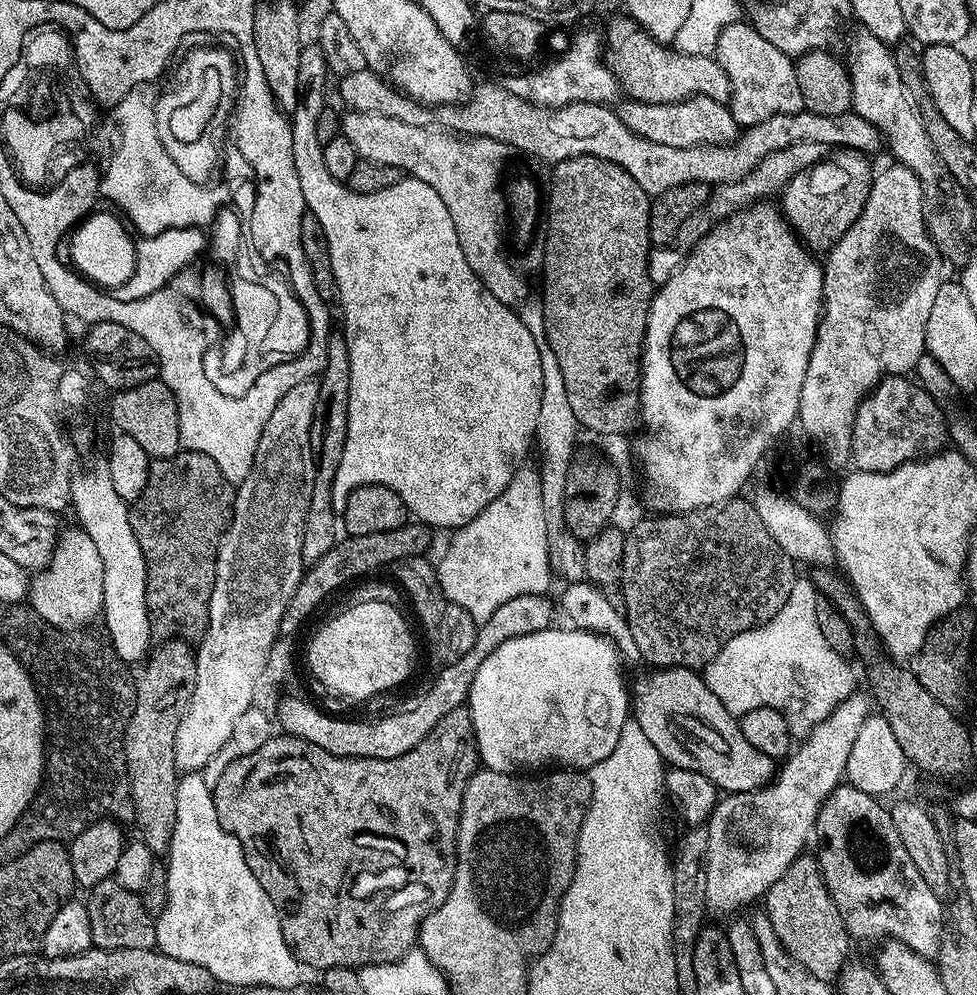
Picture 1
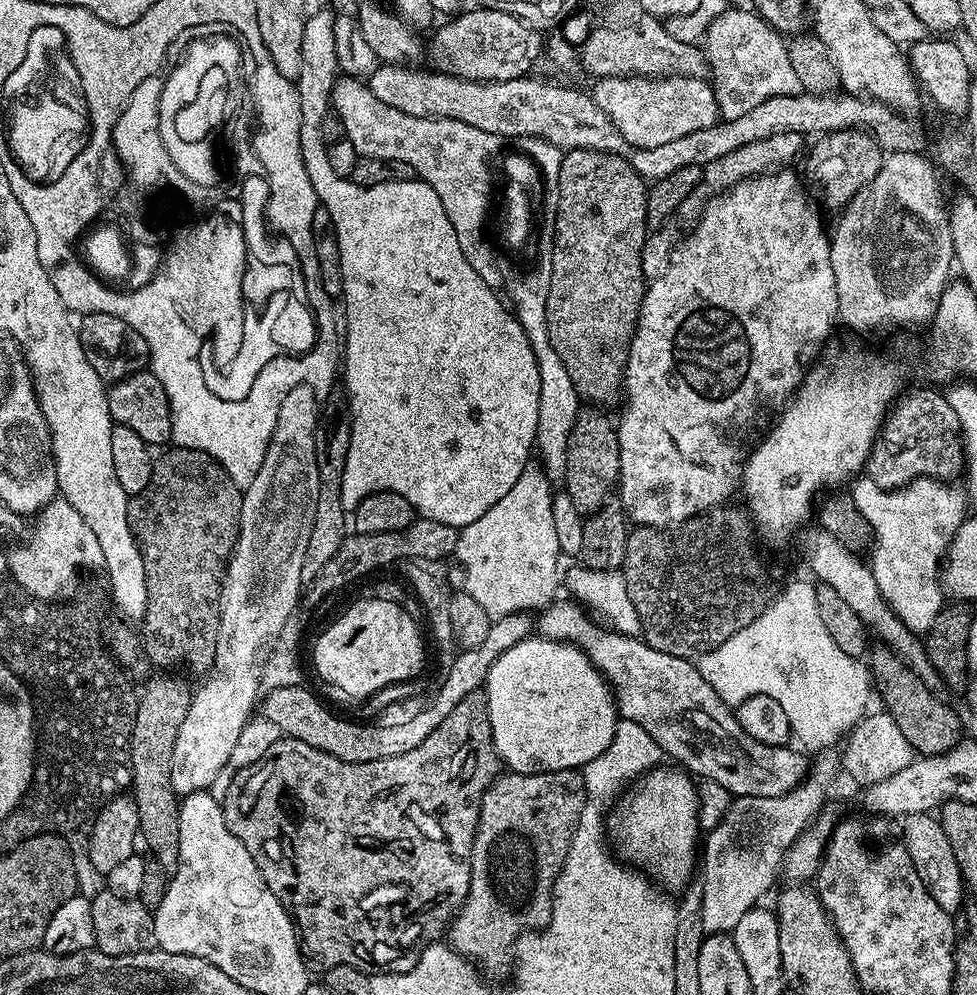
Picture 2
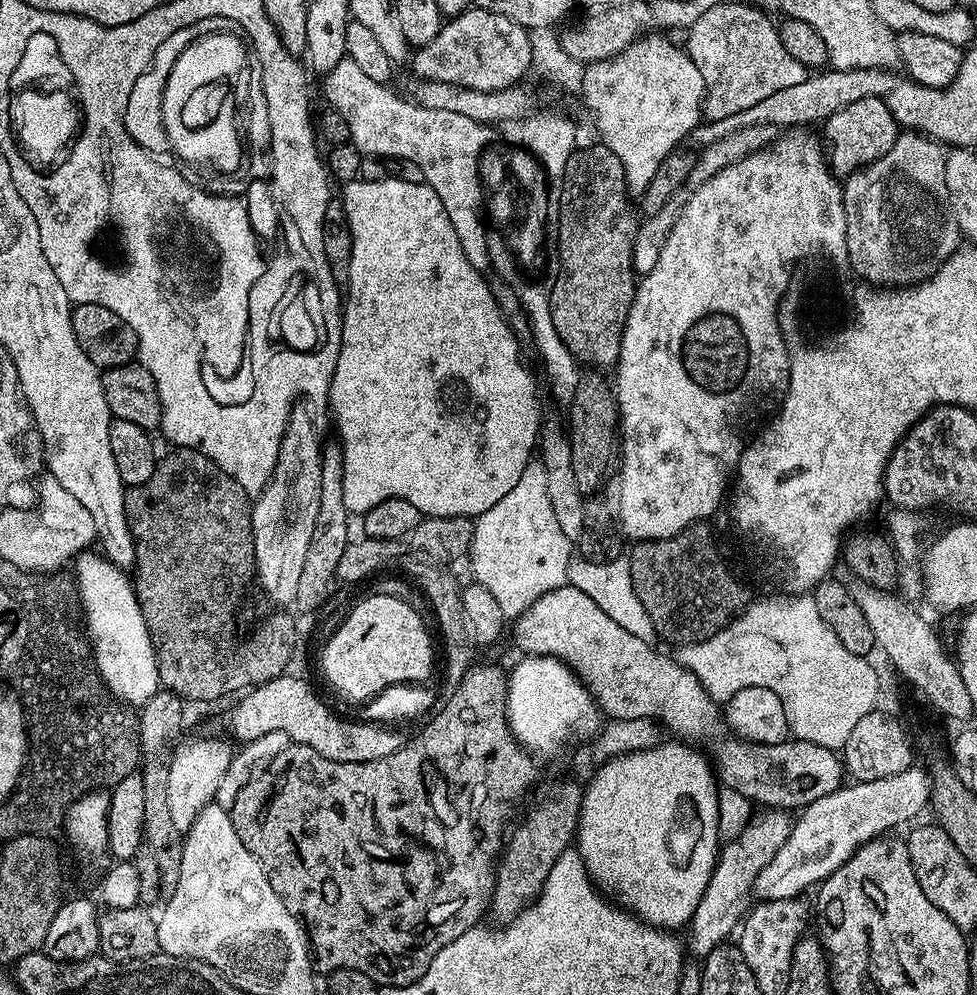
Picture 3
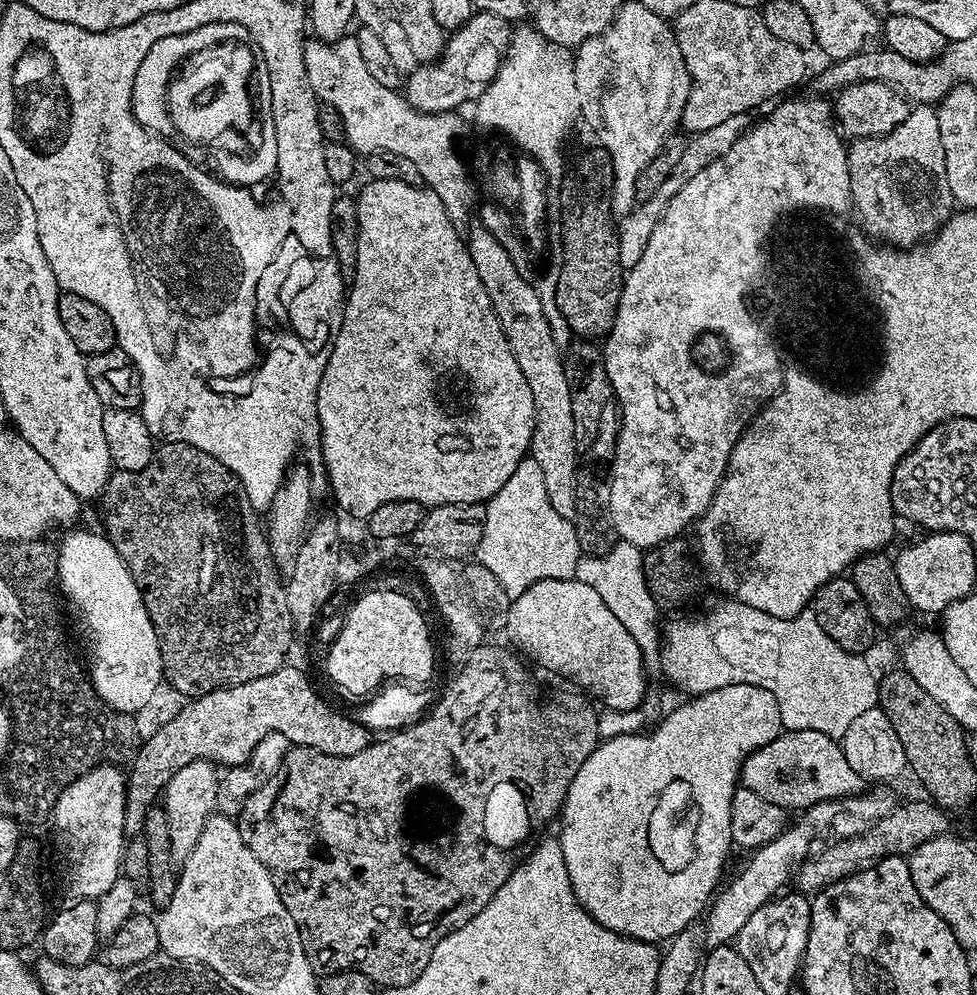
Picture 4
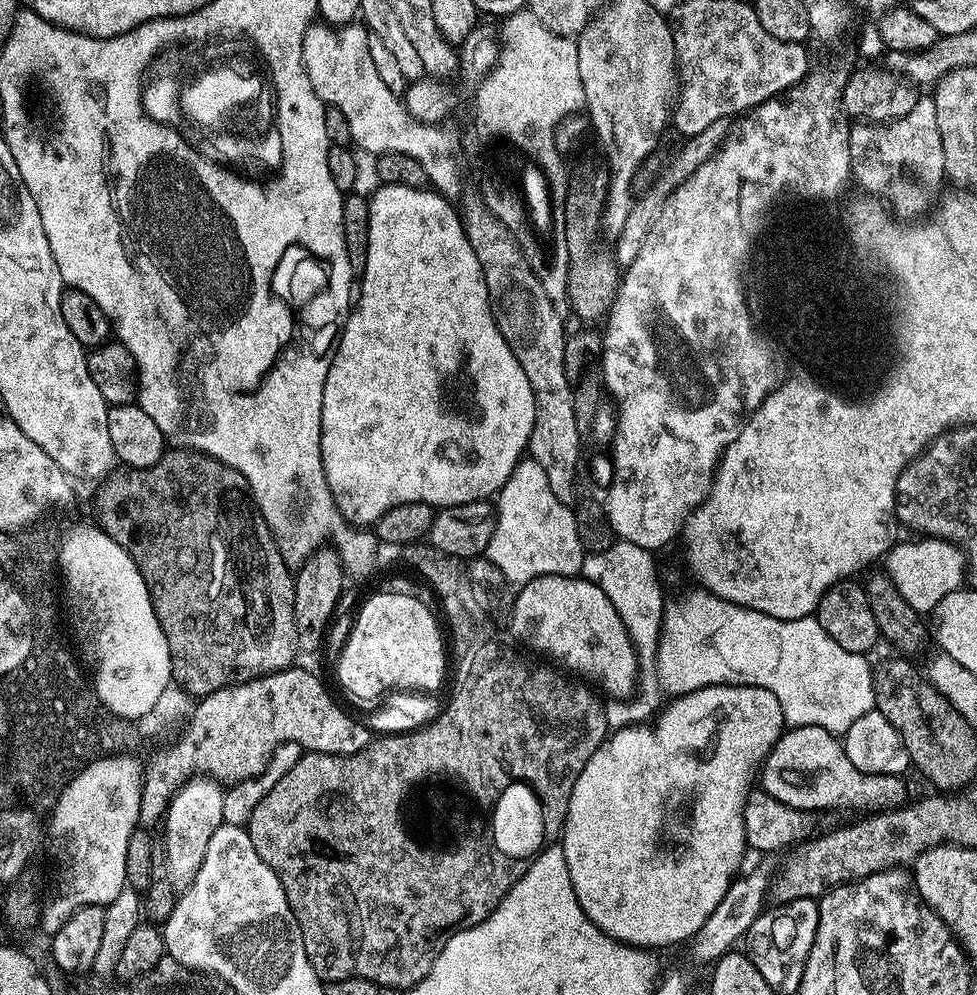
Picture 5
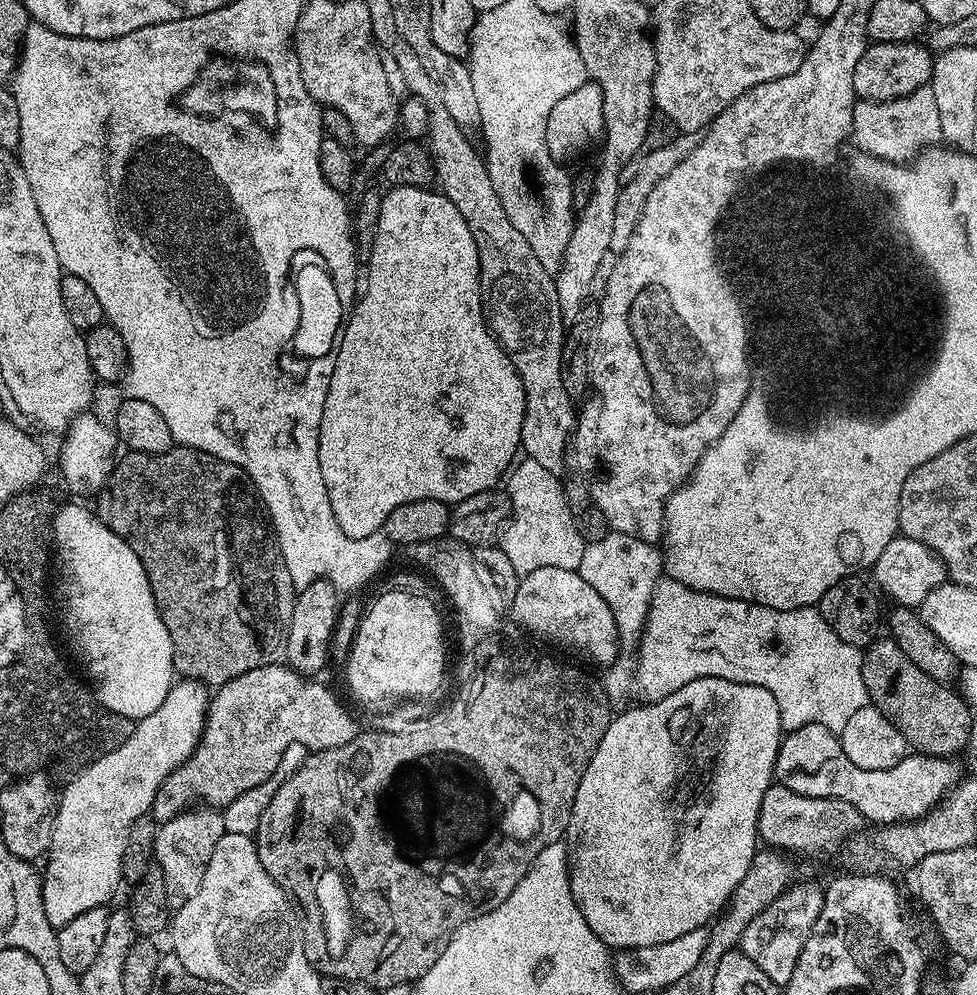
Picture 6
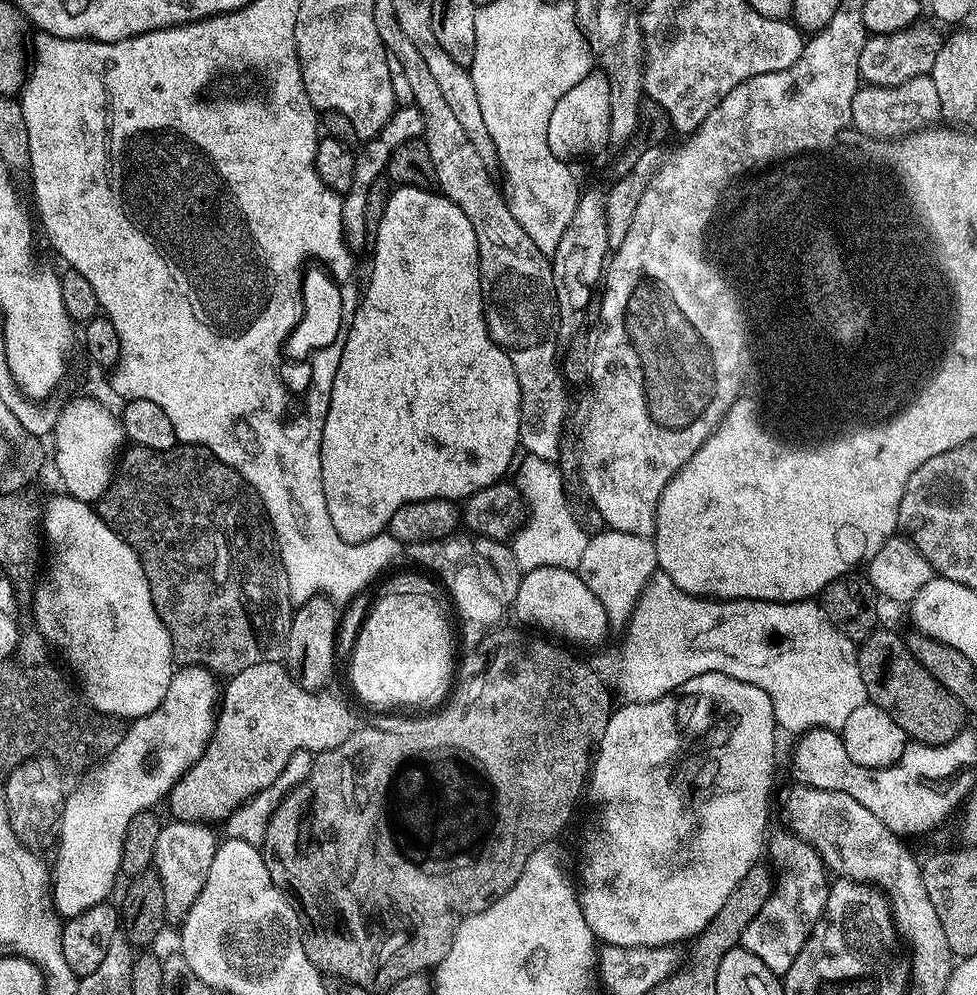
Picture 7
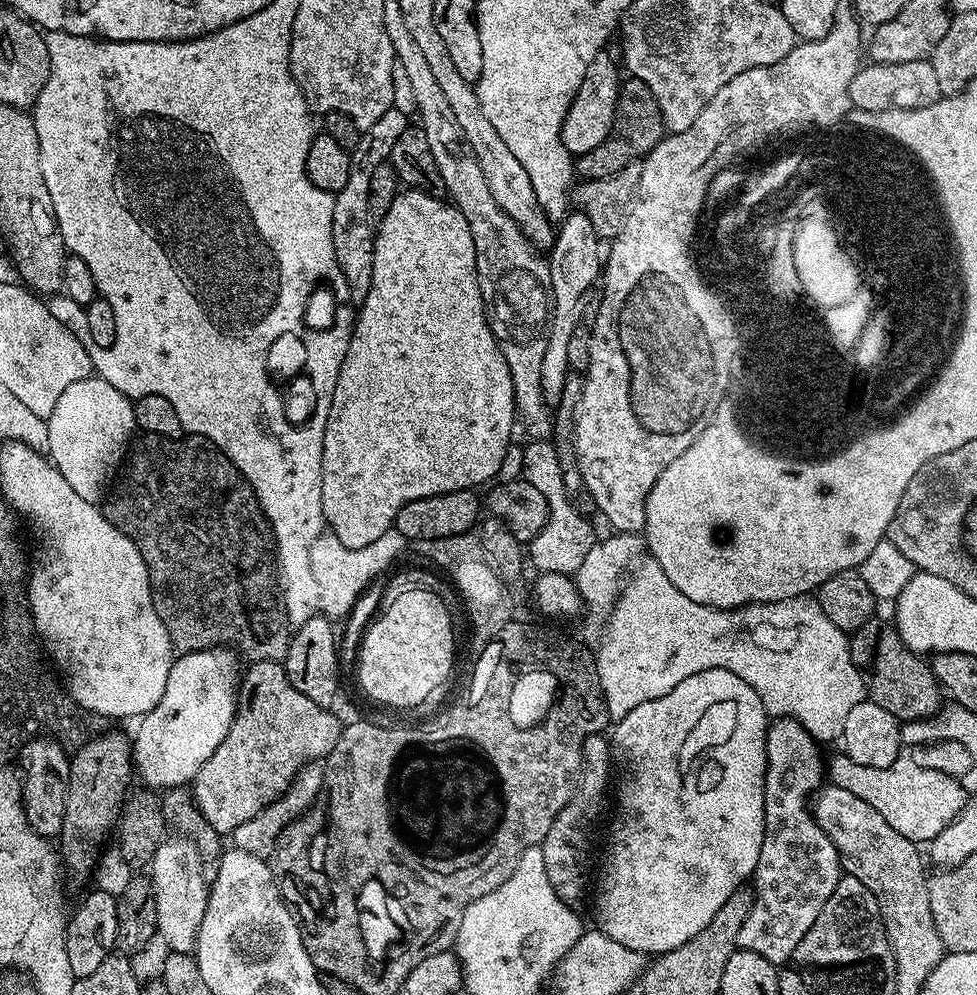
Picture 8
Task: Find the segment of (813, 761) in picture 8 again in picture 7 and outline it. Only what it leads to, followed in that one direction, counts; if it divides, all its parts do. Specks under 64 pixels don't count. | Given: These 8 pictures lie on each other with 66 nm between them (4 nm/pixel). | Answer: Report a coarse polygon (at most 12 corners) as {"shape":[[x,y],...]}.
{"shape":[[792,830],[766,844],[772,893],[742,947],[782,978],[828,897],[830,872]]}

